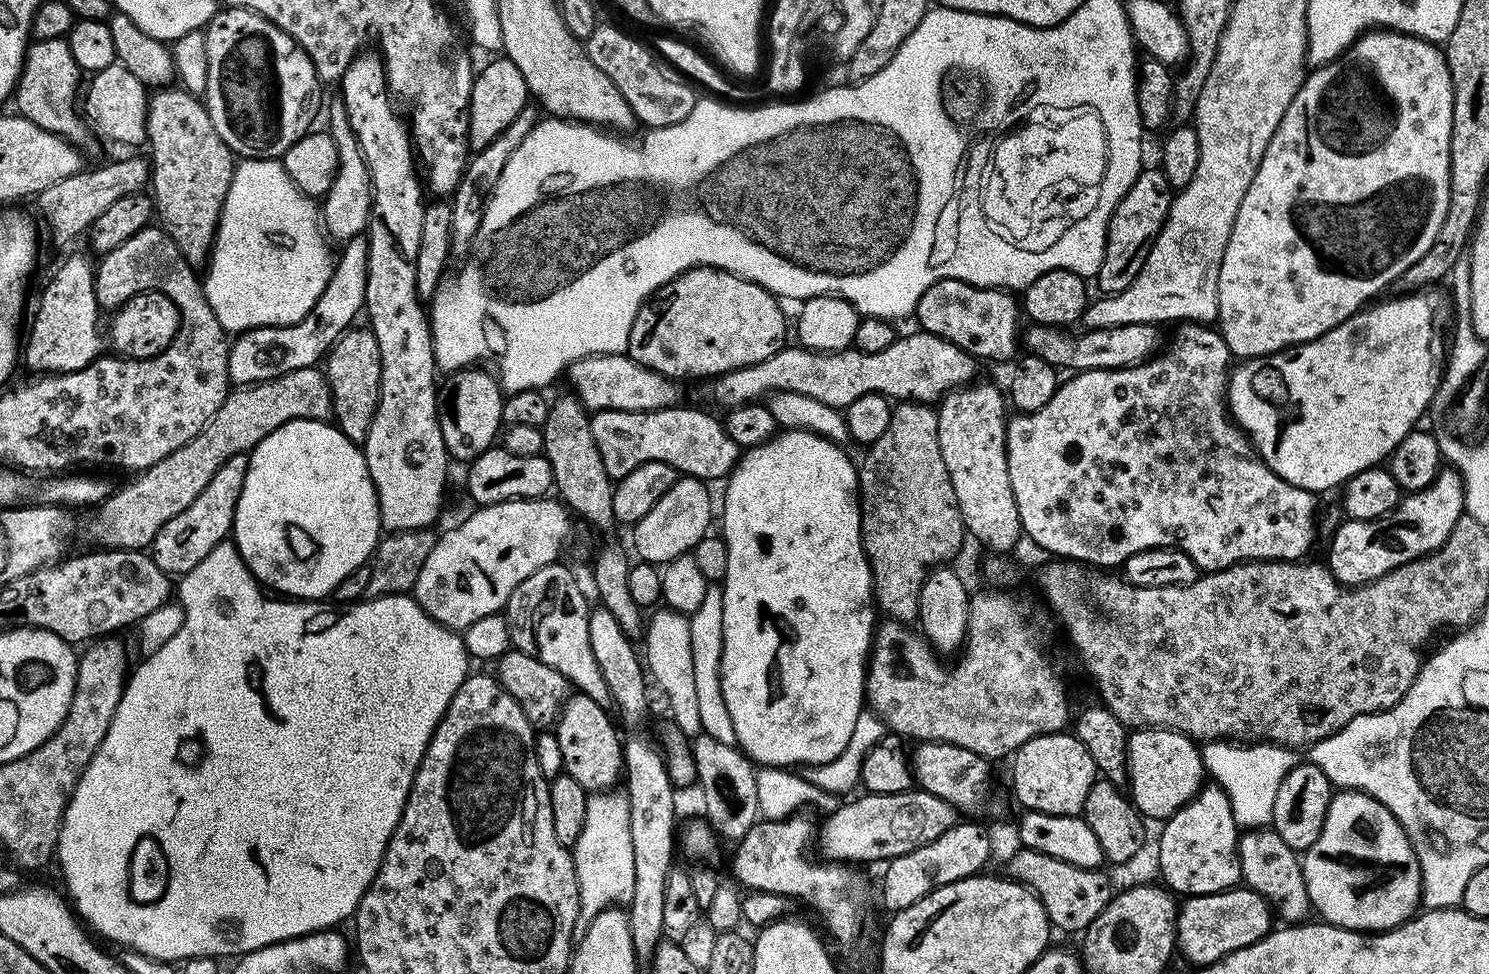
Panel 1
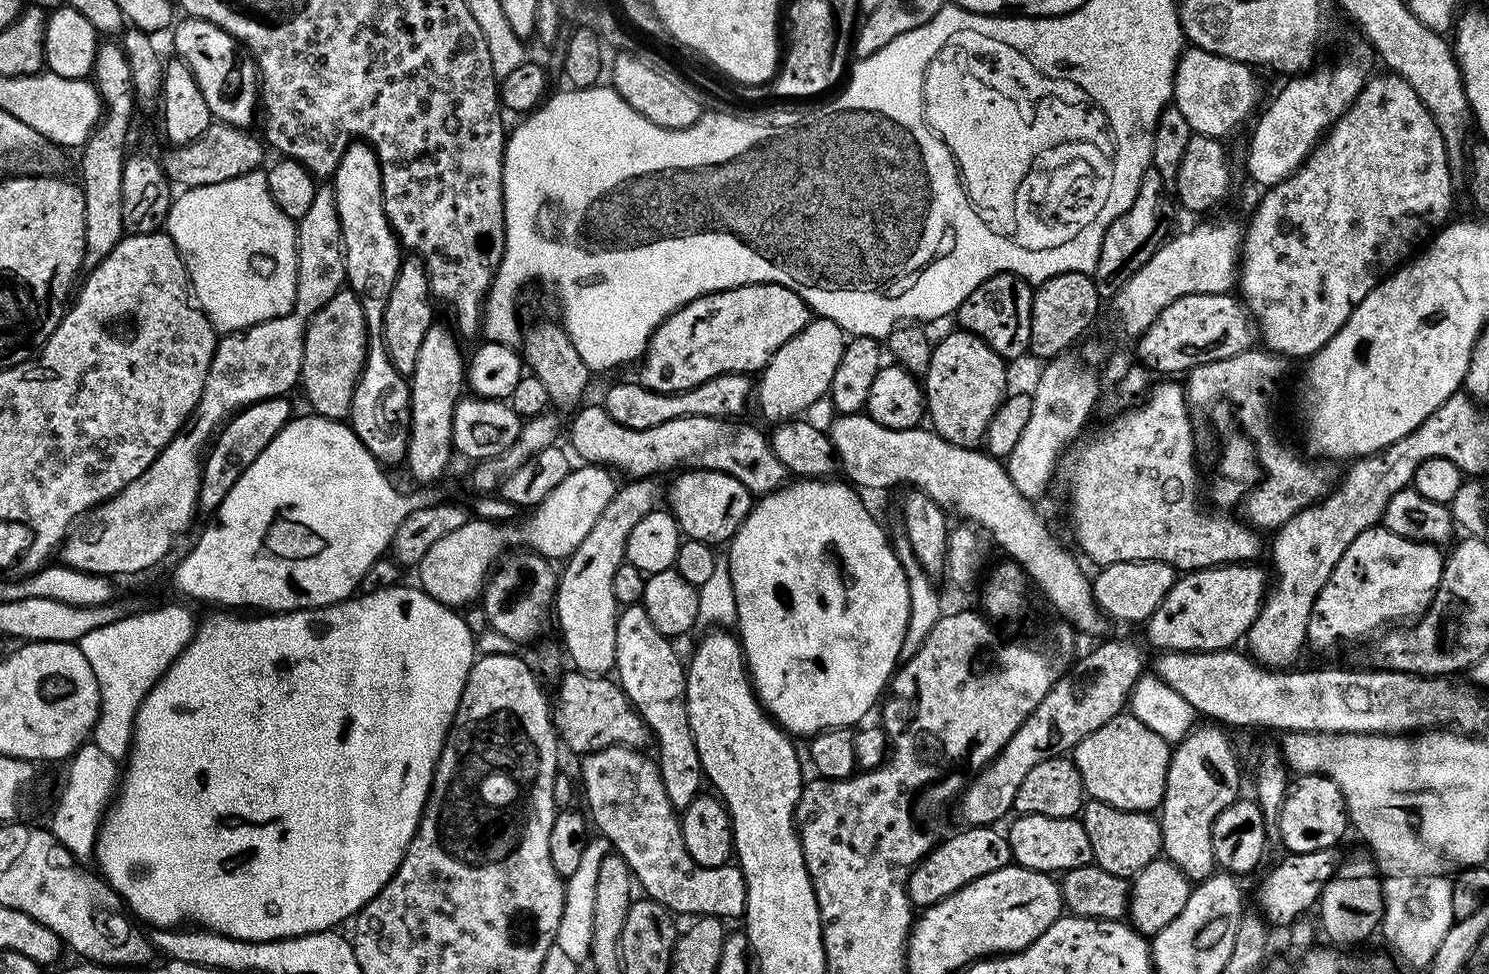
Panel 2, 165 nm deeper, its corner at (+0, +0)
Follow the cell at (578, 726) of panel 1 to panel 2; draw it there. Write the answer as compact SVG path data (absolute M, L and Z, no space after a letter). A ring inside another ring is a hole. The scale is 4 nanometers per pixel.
M611 744L597 752L587 753L580 764L580 780L582 796L588 799L587 815L601 837L607 840L614 849L615 855L630 866L635 883L644 887L643 895L649 900L663 904L669 912L696 912L703 916L743 917L746 902L746 886L744 875L739 867L725 866L722 868L698 868L694 858L686 850L686 842L682 838L682 826L678 811L667 797L666 788L660 777L660 770L655 759L644 761L639 751L626 748L623 744Z

